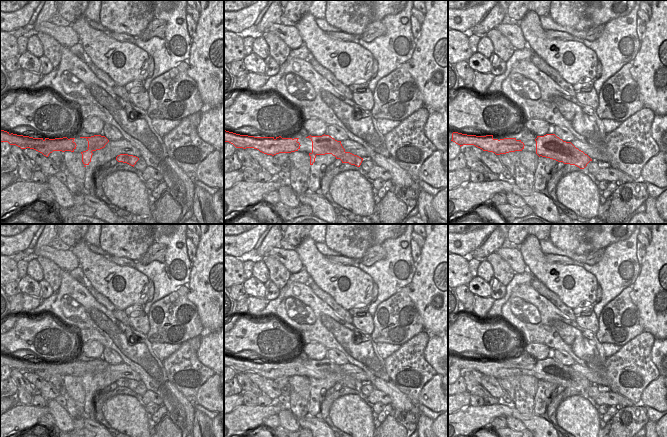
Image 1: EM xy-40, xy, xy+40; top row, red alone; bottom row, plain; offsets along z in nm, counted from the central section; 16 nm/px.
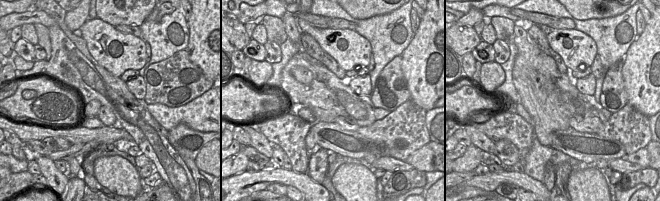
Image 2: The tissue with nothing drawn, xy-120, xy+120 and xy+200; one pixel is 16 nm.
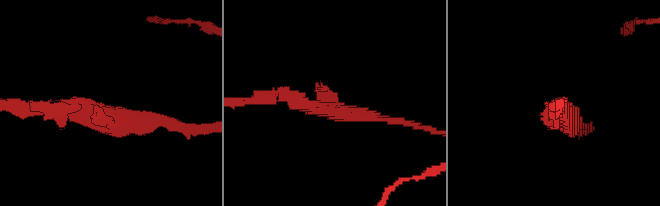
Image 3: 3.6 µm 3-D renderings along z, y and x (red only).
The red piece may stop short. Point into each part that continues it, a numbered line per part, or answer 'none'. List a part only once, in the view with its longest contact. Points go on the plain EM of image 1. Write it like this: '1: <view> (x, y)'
none

